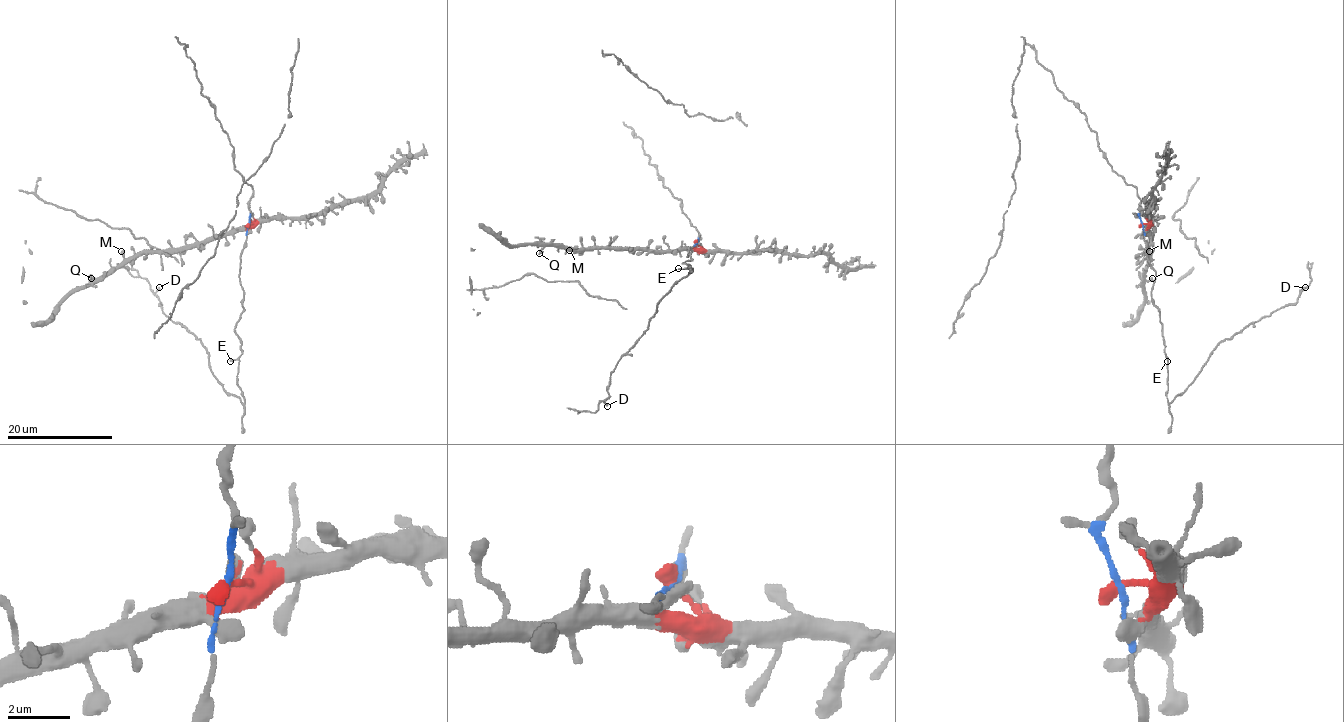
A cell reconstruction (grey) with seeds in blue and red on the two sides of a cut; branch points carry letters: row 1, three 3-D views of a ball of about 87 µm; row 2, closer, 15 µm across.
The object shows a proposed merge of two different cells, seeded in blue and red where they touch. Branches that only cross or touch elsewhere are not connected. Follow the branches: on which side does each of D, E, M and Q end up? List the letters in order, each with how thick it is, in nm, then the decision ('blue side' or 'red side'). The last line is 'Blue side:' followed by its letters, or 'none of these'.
D: calibre 240 nm; blue side
E: calibre 220 nm; blue side
M: calibre 400 nm; red side
Q: calibre 380 nm; red side
Blue side: D, E

